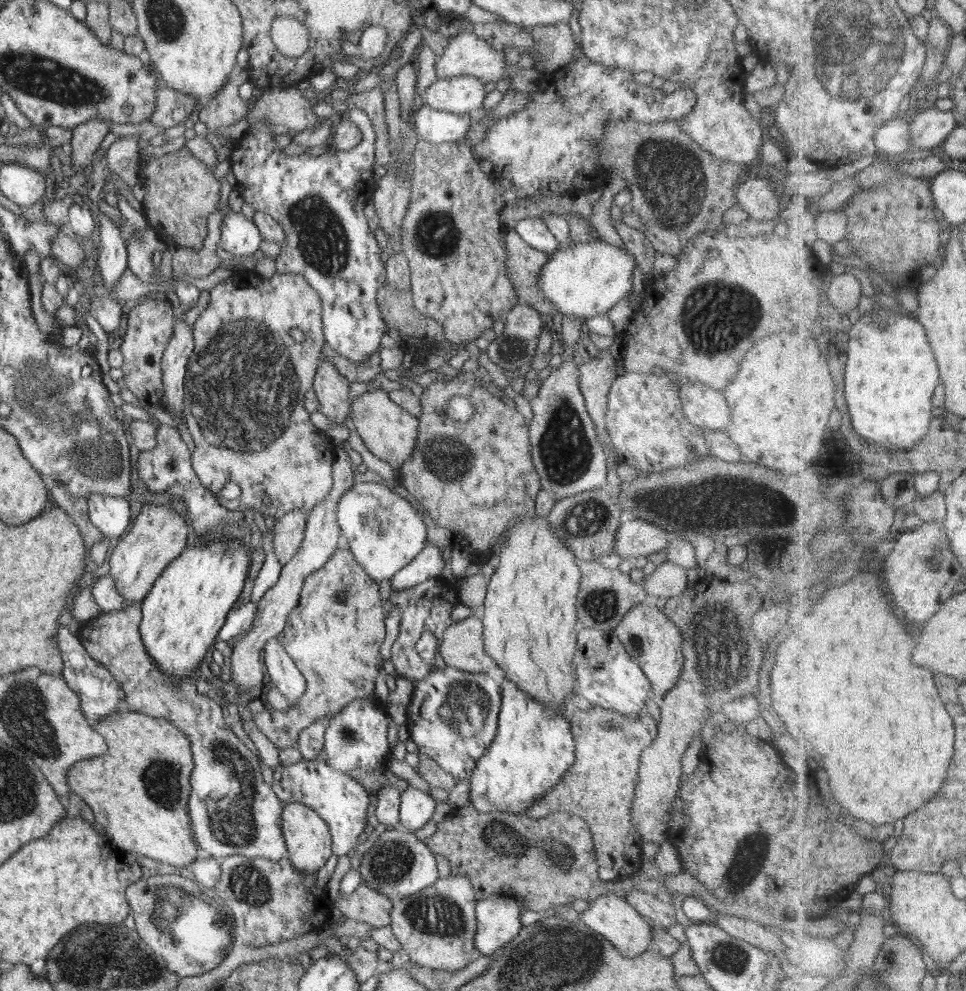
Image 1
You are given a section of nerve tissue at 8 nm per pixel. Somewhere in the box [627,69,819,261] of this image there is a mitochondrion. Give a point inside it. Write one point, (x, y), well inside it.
(665, 172)

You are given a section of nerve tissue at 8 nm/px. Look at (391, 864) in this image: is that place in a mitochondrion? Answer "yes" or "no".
yes

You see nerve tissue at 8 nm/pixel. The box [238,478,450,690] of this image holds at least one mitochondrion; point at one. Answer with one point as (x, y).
(340, 595)

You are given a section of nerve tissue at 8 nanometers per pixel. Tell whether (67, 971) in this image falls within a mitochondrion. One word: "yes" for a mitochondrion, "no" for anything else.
yes

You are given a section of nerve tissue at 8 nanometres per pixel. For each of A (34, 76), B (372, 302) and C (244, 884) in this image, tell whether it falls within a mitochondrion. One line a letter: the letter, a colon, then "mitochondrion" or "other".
A: mitochondrion
B: other
C: mitochondrion

